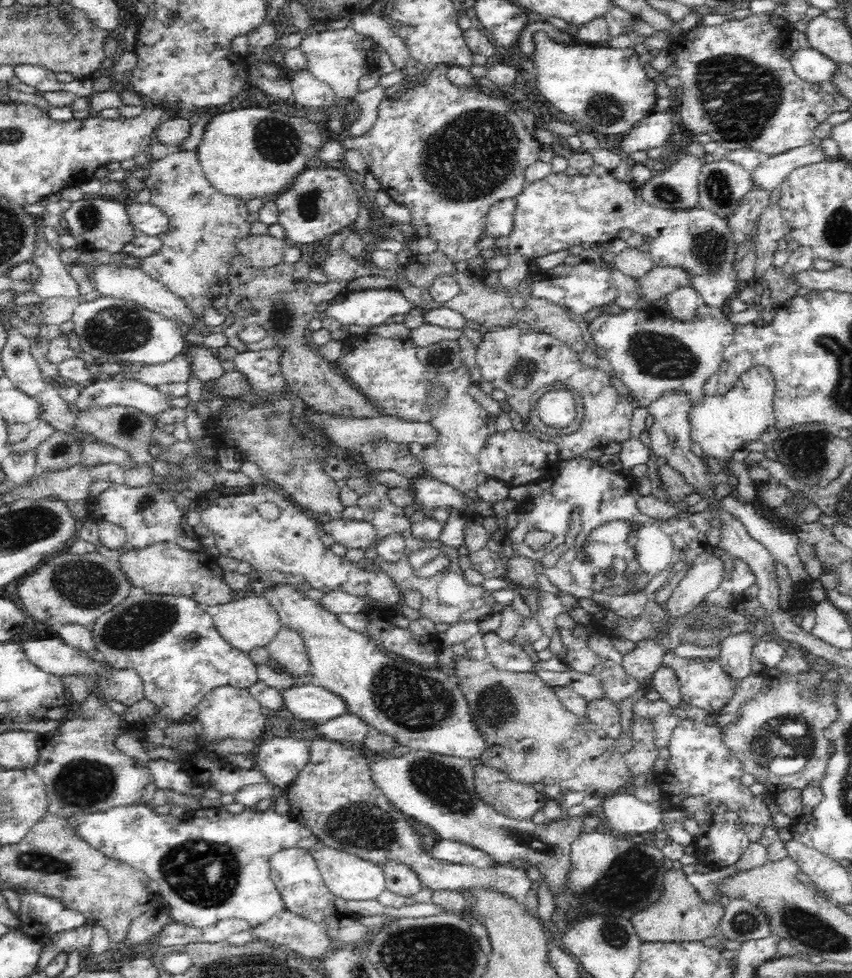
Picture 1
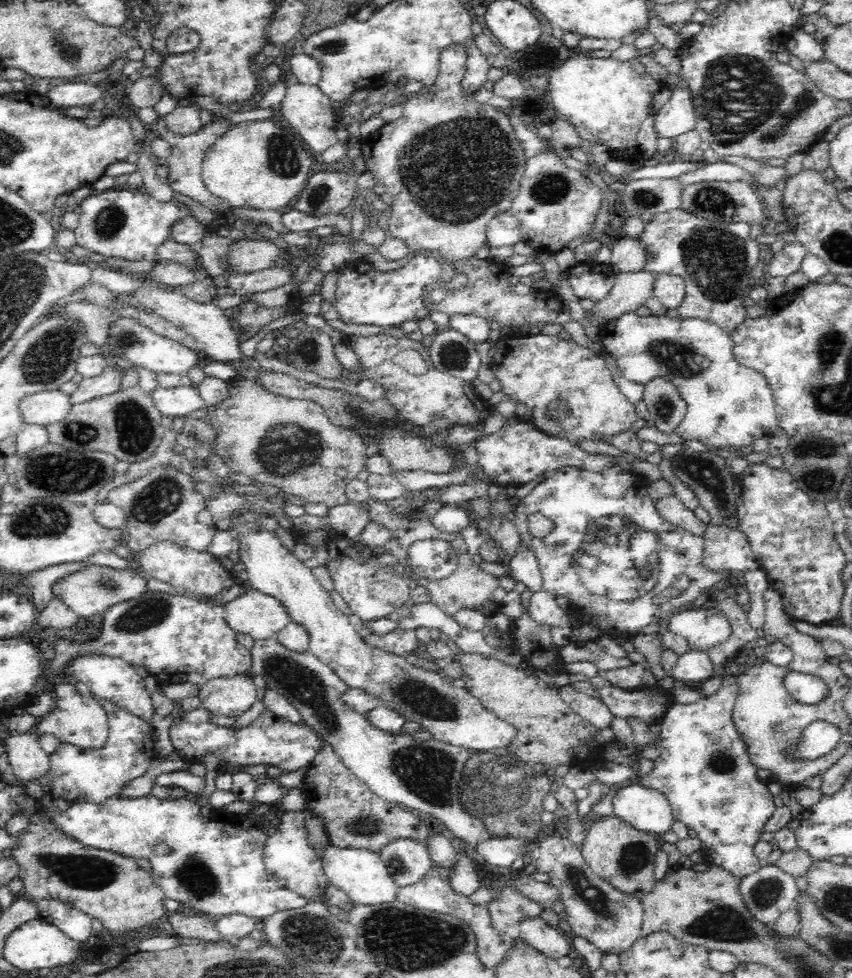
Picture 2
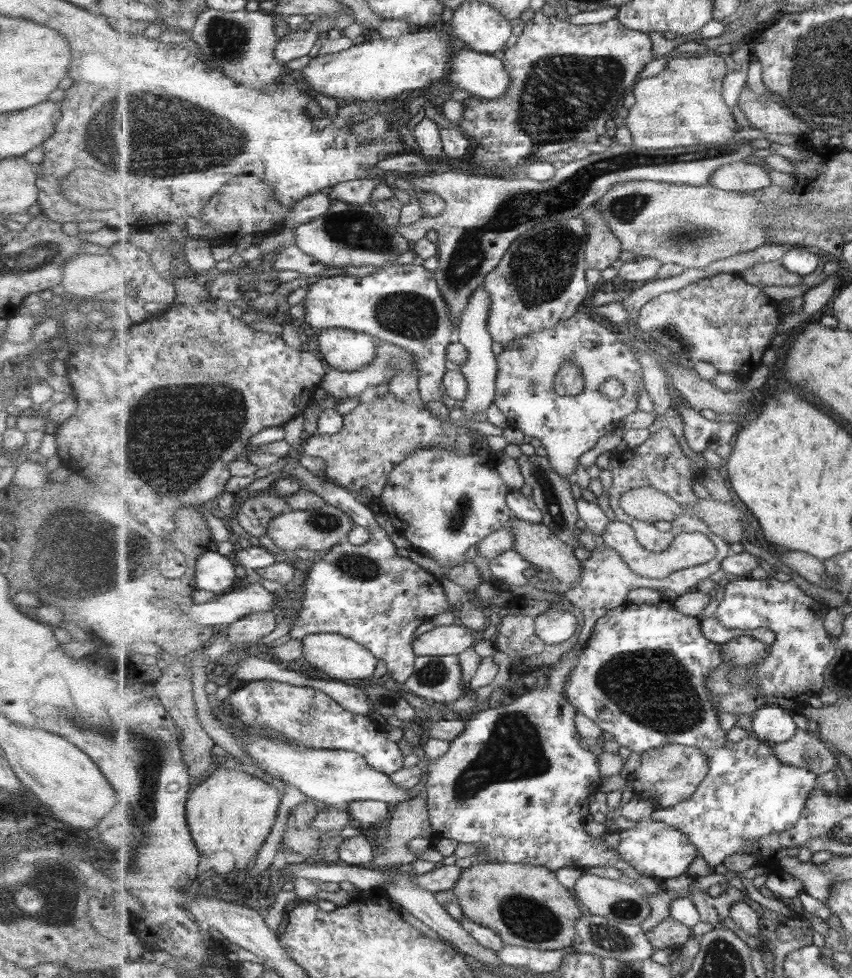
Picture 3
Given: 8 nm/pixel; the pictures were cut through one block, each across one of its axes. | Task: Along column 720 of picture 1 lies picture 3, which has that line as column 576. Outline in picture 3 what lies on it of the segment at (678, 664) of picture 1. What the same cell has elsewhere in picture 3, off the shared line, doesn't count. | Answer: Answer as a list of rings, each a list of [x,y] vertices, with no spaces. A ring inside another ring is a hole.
[[[669,600],[659,604],[627,603],[611,609],[597,621],[587,646],[581,651],[579,664],[565,682],[565,694],[577,712],[612,734],[621,749],[627,747],[639,755],[669,744],[704,750],[709,758],[710,771],[695,794],[677,806],[658,807],[651,818],[666,822],[686,834],[712,870],[728,856],[752,849],[760,838],[793,828],[807,799],[819,788],[816,772],[783,764],[775,756],[770,742],[756,736],[737,742],[727,739],[727,731],[719,726],[719,716],[713,707],[706,680],[708,674],[724,661],[722,646],[703,634],[701,619],[679,612]]]

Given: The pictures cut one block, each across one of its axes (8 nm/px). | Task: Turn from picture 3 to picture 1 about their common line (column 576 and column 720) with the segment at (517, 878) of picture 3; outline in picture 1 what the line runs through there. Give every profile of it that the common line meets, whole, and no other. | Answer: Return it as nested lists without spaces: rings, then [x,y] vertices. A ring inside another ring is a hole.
[[[667,864],[664,869],[664,890],[660,898],[654,904],[646,906],[644,910],[636,912],[630,919],[641,943],[669,941],[702,943],[706,938],[720,936],[721,921],[725,914],[724,904],[720,902],[719,897],[710,902],[704,902],[704,898],[688,880],[687,873],[687,868],[674,870]]]

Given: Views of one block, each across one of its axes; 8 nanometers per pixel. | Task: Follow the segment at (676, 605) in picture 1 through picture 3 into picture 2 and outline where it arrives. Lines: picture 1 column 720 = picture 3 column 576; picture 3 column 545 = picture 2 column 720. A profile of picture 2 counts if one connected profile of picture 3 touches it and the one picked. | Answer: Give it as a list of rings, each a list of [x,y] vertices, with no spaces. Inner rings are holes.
[[[710,524],[707,526],[704,536],[704,566],[710,570],[720,570],[725,573],[753,571],[760,569],[760,565],[752,553],[752,546],[745,532],[735,525]]]

